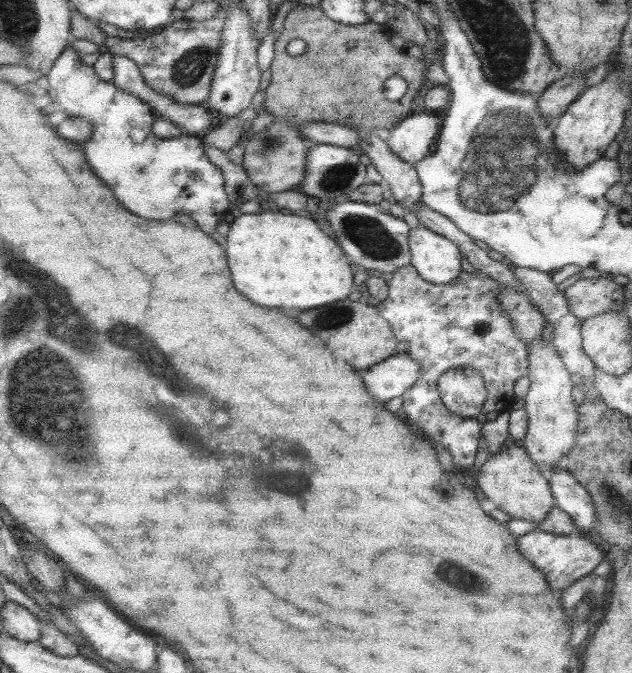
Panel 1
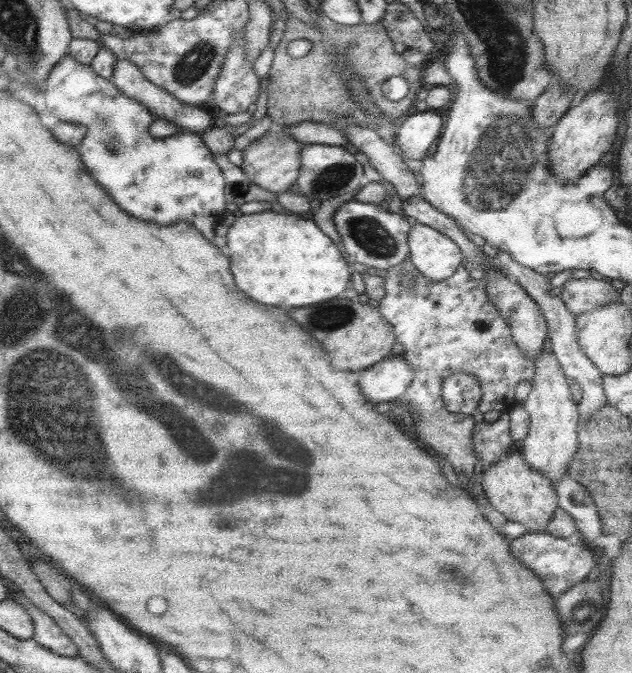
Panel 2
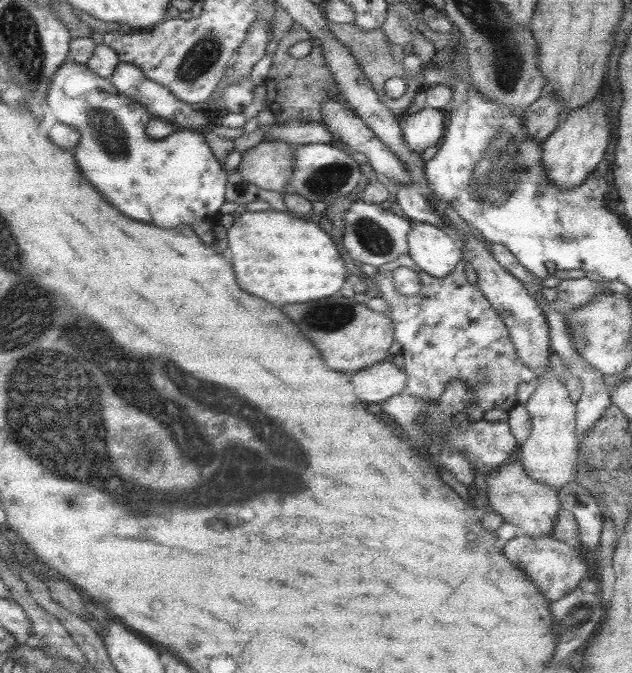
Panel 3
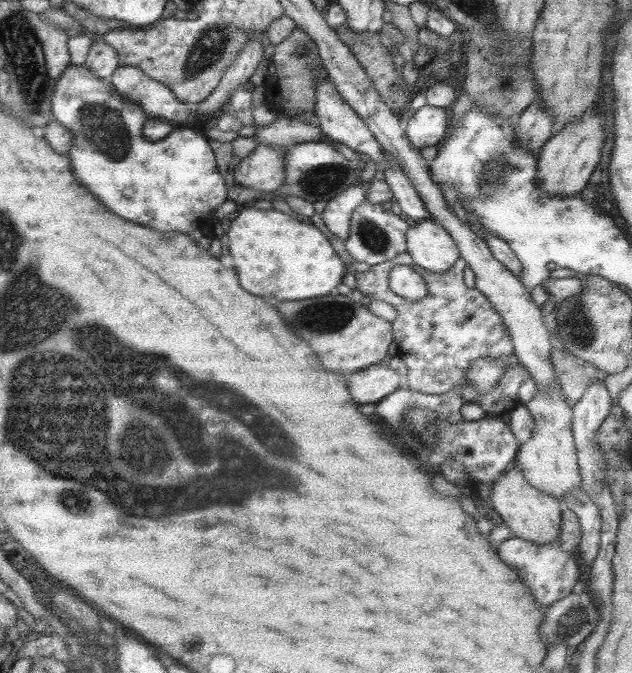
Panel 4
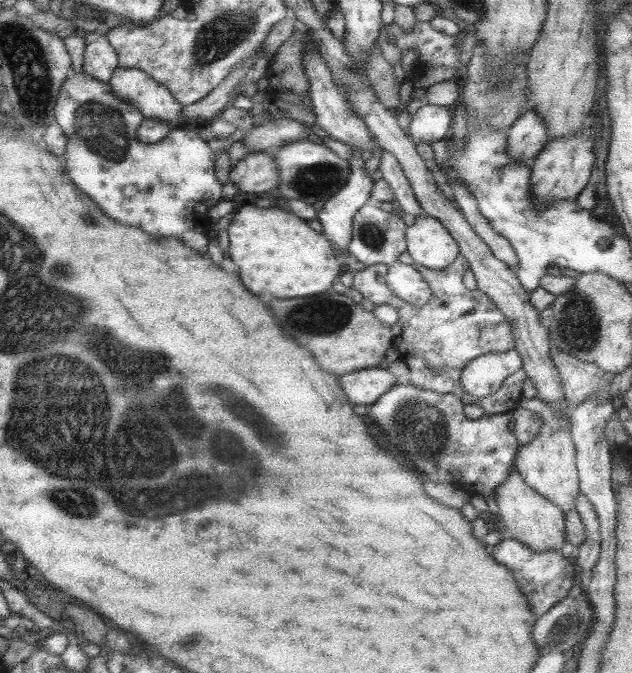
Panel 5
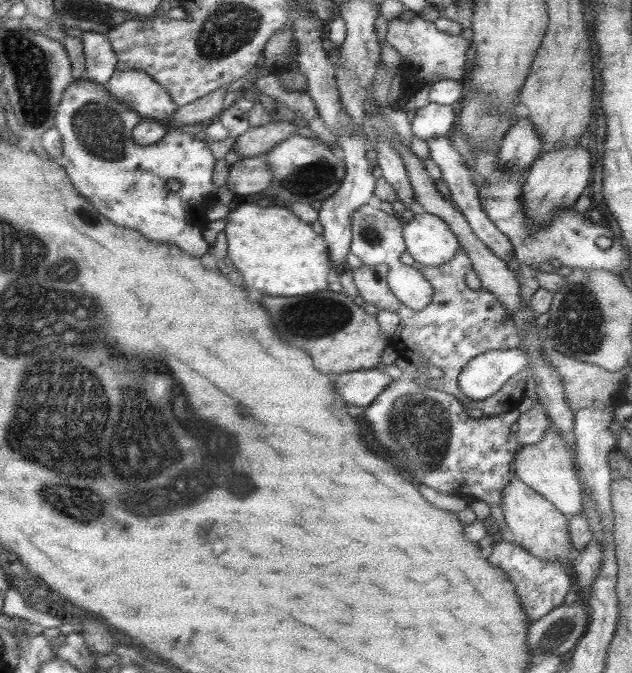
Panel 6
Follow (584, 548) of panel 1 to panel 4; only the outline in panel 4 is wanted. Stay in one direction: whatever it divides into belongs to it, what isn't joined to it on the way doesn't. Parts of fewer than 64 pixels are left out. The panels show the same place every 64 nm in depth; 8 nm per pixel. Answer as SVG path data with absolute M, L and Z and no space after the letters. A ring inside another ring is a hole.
M509 536L495 545L497 557L515 570L517 577L531 591L531 595L535 597L535 601L539 603L541 610L571 593L571 588L573 588L575 582L581 580L581 575L586 572L585 569L578 565L575 552L564 552L559 545L560 542L537 545L531 543L531 541L513 536Z

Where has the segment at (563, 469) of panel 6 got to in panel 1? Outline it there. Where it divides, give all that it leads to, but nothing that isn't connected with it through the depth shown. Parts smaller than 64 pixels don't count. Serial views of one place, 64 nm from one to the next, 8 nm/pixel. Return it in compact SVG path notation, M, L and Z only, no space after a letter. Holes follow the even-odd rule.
M542 337L533 339L527 350L527 378L529 386L522 399L522 409L526 412L527 426L524 437L518 442L523 445L529 459L539 466L542 473L557 468L567 451L575 443L577 424L577 406L573 404L570 392L572 389L571 375L565 369L559 353L551 345L551 341Z

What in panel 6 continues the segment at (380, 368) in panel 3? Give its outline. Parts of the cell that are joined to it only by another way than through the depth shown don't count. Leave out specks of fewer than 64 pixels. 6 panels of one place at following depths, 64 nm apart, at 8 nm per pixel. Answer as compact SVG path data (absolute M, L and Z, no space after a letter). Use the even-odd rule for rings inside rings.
M373 368L335 376L335 390L351 406L369 406L389 382L389 375Z

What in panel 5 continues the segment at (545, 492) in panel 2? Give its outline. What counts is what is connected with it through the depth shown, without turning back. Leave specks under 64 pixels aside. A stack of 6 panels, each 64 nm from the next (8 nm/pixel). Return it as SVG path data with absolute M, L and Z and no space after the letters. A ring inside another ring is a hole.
M517 472L509 473L505 481L497 485L494 490L494 502L497 505L505 535L527 545L535 552L543 552L547 549L560 552L565 541L565 530L564 514L559 507L529 488Z

